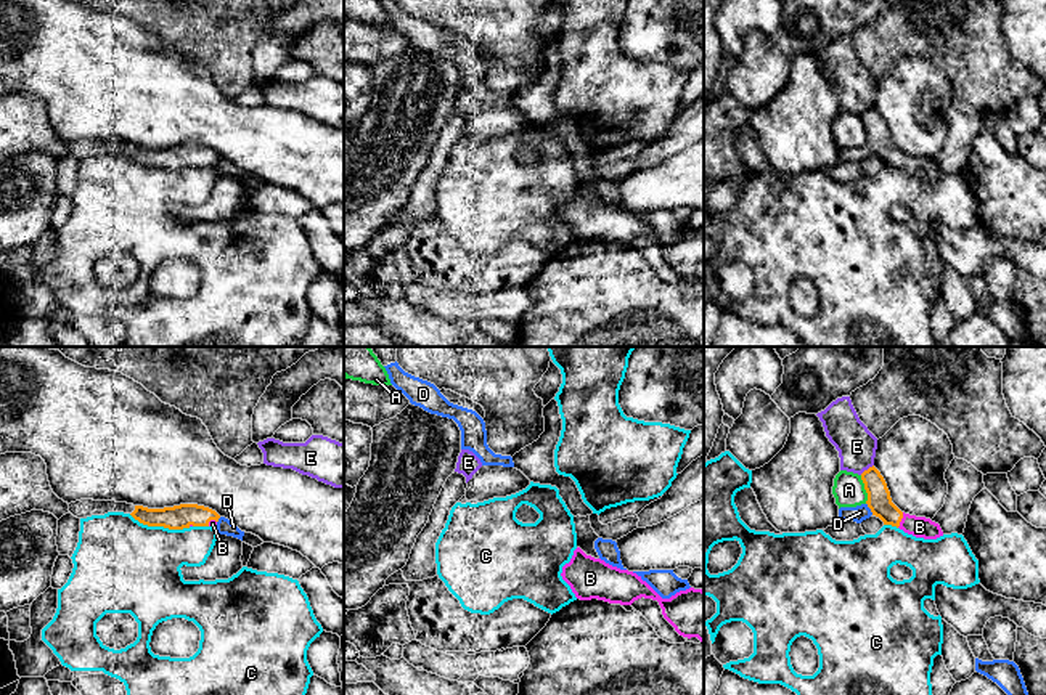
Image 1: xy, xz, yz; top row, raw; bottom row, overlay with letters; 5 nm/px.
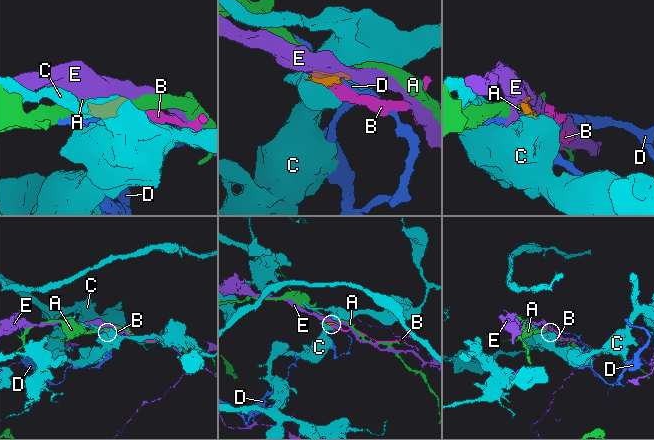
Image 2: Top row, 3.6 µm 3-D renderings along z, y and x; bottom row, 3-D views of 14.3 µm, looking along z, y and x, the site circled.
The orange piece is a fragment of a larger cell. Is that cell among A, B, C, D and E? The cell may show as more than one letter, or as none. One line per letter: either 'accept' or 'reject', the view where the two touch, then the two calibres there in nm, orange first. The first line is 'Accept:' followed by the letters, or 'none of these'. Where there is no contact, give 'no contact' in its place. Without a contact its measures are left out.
Accept: B
A: reject; contact in yz; calibres 120 and 160 nm
B: accept; contact in yz; calibres 120 and 110 nm
C: reject; contact in xy; calibres 120 and 440 nm
D: reject; contact in yz; calibres 120 and 80 nm
E: reject; contact in yz; calibres 120 and 190 nm

